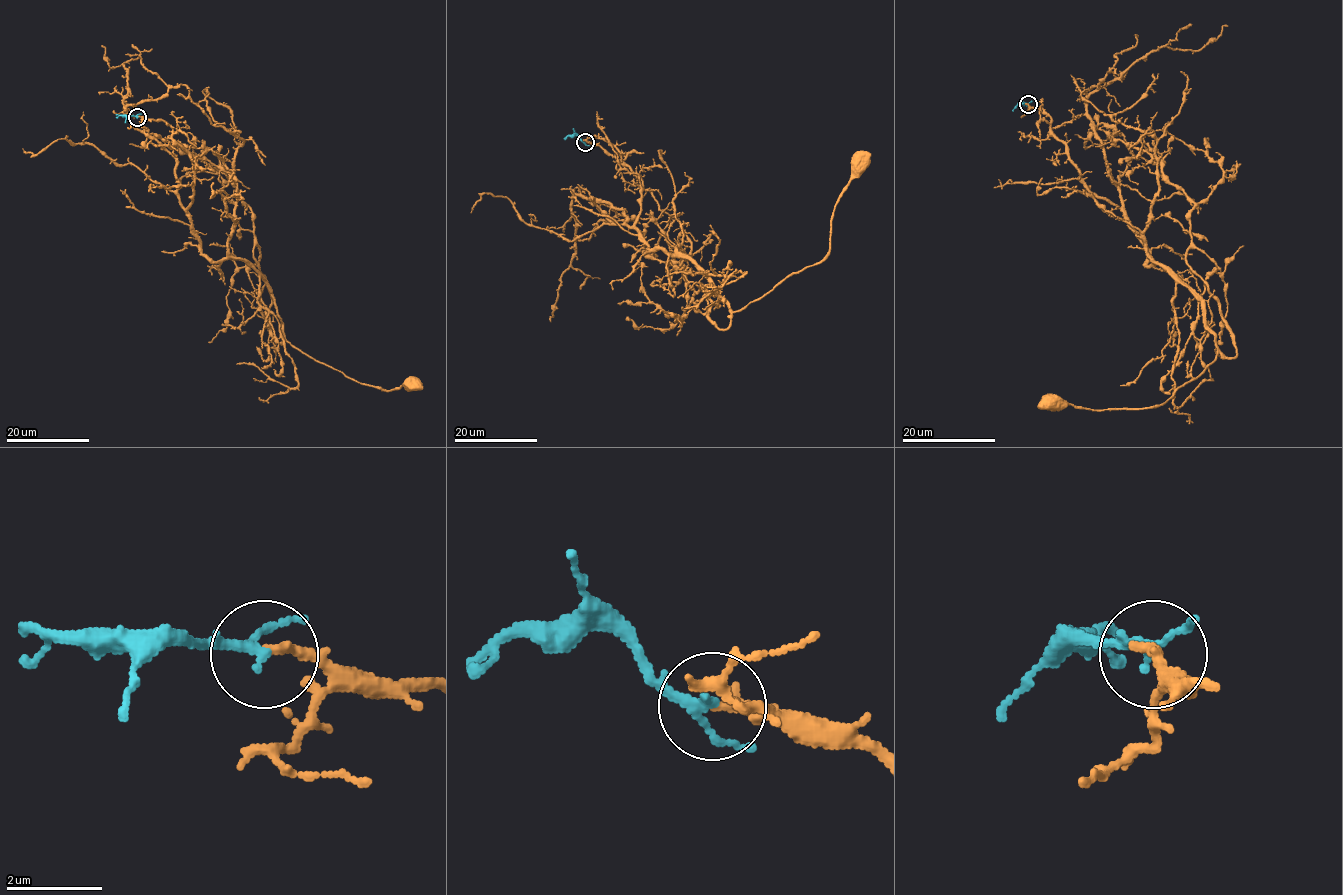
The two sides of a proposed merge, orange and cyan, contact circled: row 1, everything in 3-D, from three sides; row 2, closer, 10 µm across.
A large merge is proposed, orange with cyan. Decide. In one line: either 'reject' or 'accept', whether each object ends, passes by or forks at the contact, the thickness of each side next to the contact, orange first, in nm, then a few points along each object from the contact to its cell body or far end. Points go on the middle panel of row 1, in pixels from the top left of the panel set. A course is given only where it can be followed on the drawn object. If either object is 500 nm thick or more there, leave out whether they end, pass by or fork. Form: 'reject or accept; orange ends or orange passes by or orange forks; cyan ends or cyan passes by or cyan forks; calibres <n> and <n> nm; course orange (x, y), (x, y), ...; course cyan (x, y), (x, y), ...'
accept; orange ends; cyan passes by; calibres 240 and 170 nm; course orange (585, 142), (642, 181), (635, 226), (649, 249), (687, 256), (733, 312), (823, 258), (834, 206), (858, 165); course cyan (585, 142), (576, 135), (564, 138)

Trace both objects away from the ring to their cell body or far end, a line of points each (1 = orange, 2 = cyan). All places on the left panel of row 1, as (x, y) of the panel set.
1: (137, 117), (164, 120), (189, 153), (187, 213), (201, 252), (258, 273), (285, 338), (360, 383), (410, 384)
2: (137, 117), (116, 117)

